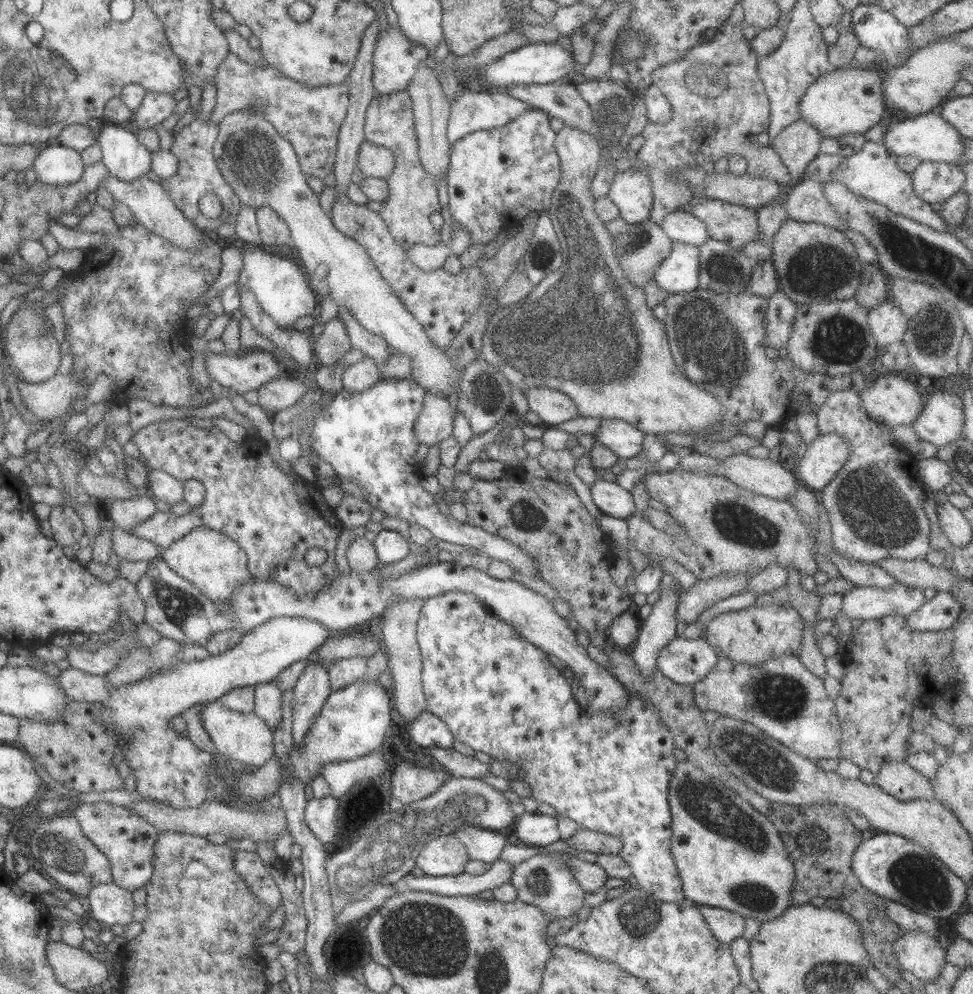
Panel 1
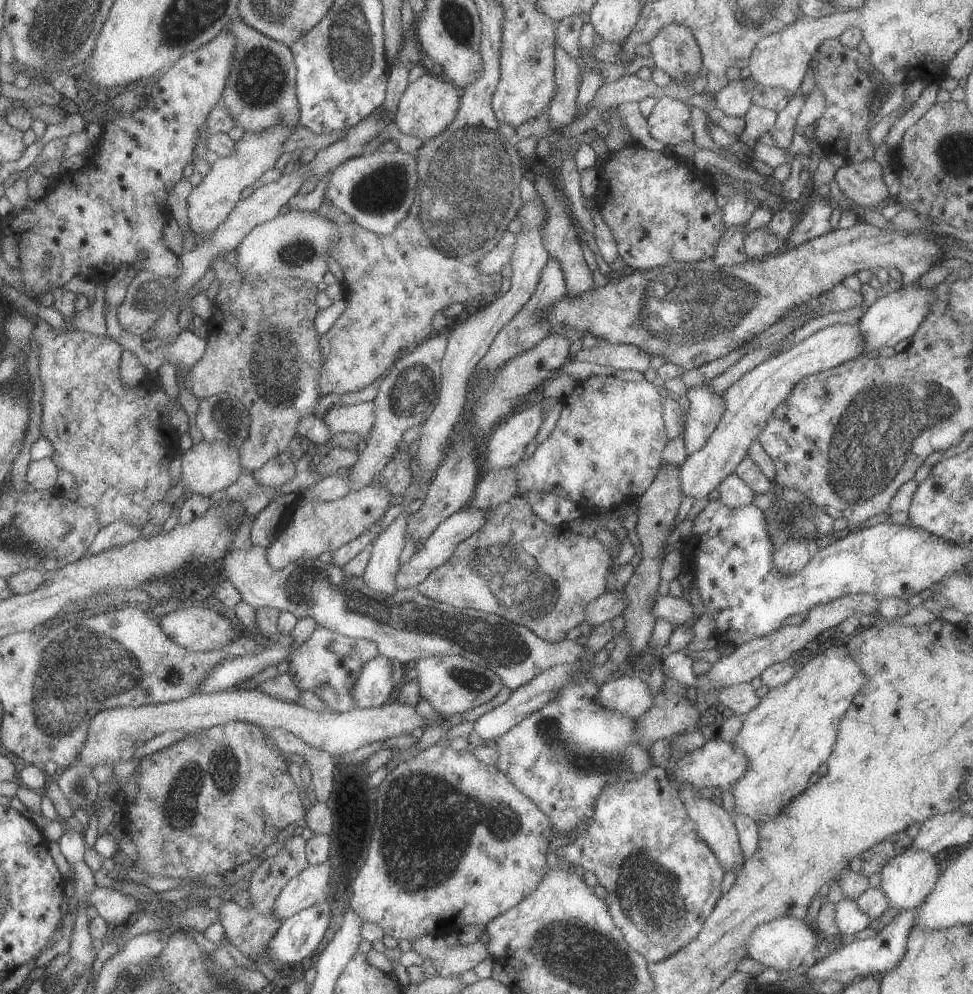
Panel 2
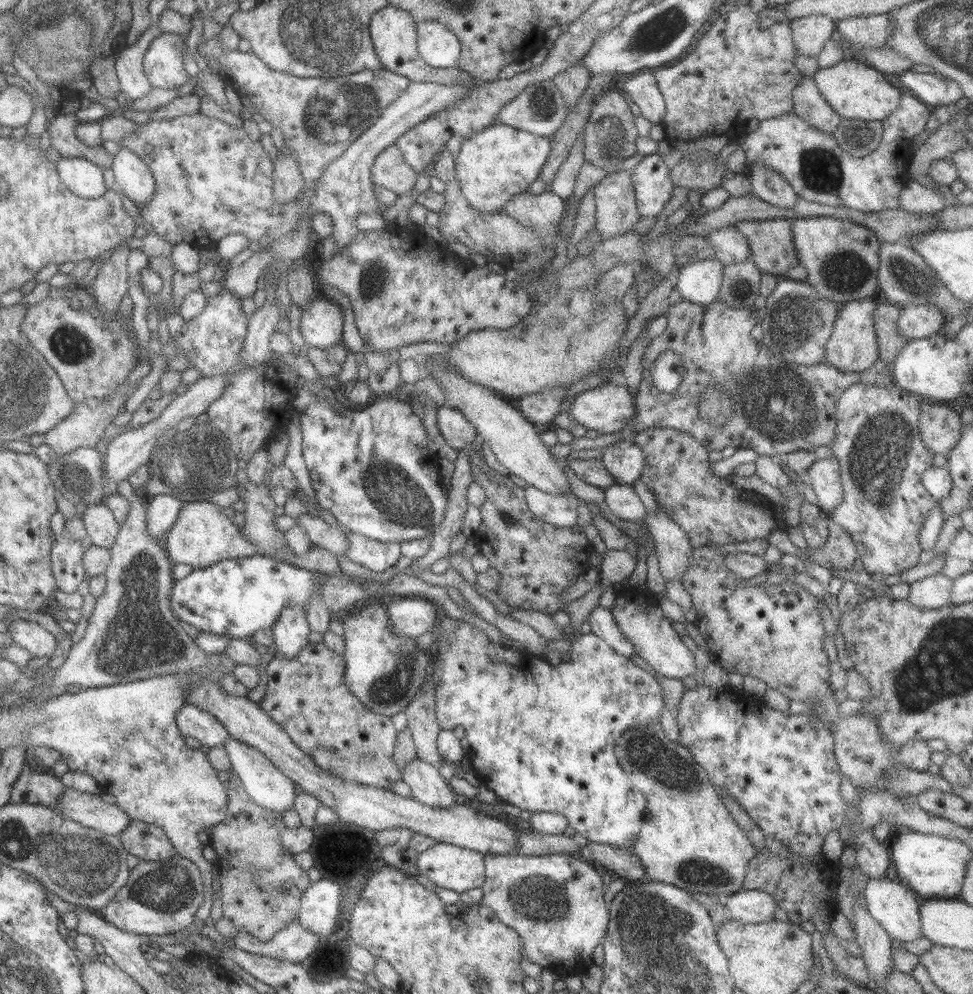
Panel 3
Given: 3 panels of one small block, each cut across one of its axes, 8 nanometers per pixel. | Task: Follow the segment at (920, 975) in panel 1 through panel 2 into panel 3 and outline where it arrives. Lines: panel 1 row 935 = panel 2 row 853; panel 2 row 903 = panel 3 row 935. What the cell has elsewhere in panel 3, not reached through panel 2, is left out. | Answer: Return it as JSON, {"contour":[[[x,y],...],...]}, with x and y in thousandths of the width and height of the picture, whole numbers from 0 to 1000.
{"contour":[[[915,878],[910,883],[891,884],[886,898],[891,918],[912,938],[915,944],[924,946],[924,948],[938,948],[947,943],[946,905],[940,897],[934,891],[930,891],[923,882]]]}

